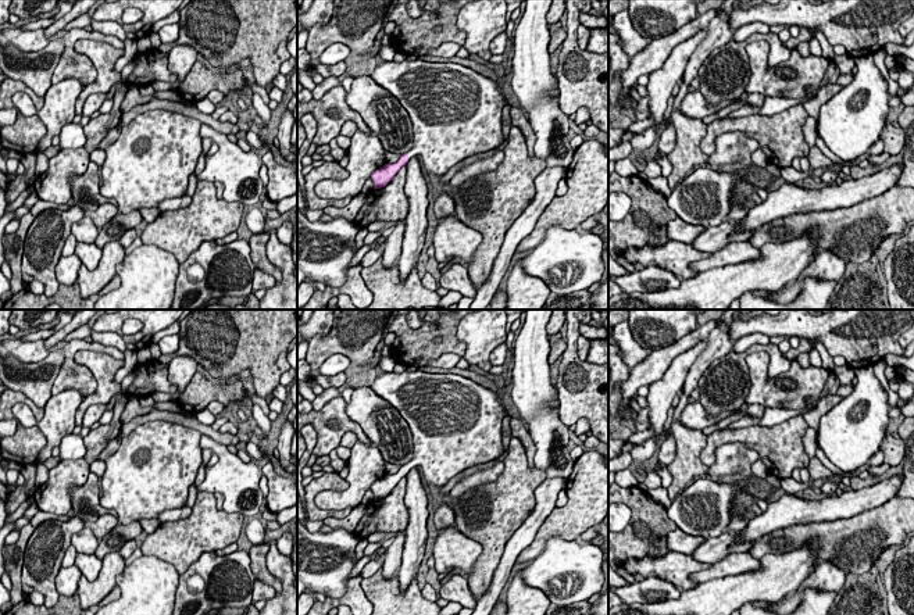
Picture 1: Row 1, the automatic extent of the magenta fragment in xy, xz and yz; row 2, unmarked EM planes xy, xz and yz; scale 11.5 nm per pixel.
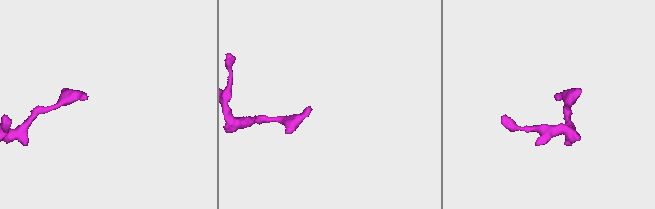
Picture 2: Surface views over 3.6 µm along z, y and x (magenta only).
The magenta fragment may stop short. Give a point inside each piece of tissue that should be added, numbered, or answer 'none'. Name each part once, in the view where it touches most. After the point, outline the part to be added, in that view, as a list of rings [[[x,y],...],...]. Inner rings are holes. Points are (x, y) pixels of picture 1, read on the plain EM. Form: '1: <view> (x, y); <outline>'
1: xz (456, 424); [[[422,371],[385,372],[375,376],[371,389],[408,423],[414,440],[414,458],[408,469],[422,468],[429,486],[443,487],[465,469],[495,461],[506,450],[501,443],[501,422],[507,415],[496,391],[454,373]]]

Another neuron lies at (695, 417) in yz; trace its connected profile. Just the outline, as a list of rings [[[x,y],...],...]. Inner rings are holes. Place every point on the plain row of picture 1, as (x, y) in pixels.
[[[700,401],[695,403],[688,403],[685,410],[682,411],[679,421],[689,429],[703,429],[707,426],[714,426],[718,425],[722,419],[726,416],[731,416],[732,414],[738,412],[739,410],[735,411],[724,411],[718,415],[708,414]]]

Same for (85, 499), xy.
[[[93,472],[89,473],[85,485],[71,486],[74,516],[86,523],[90,518],[108,514],[108,509],[100,505],[100,490],[99,476]]]

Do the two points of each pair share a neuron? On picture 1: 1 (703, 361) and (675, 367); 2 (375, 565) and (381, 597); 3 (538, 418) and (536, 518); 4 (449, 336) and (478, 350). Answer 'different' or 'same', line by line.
1: different
2: different
3: different
4: different

